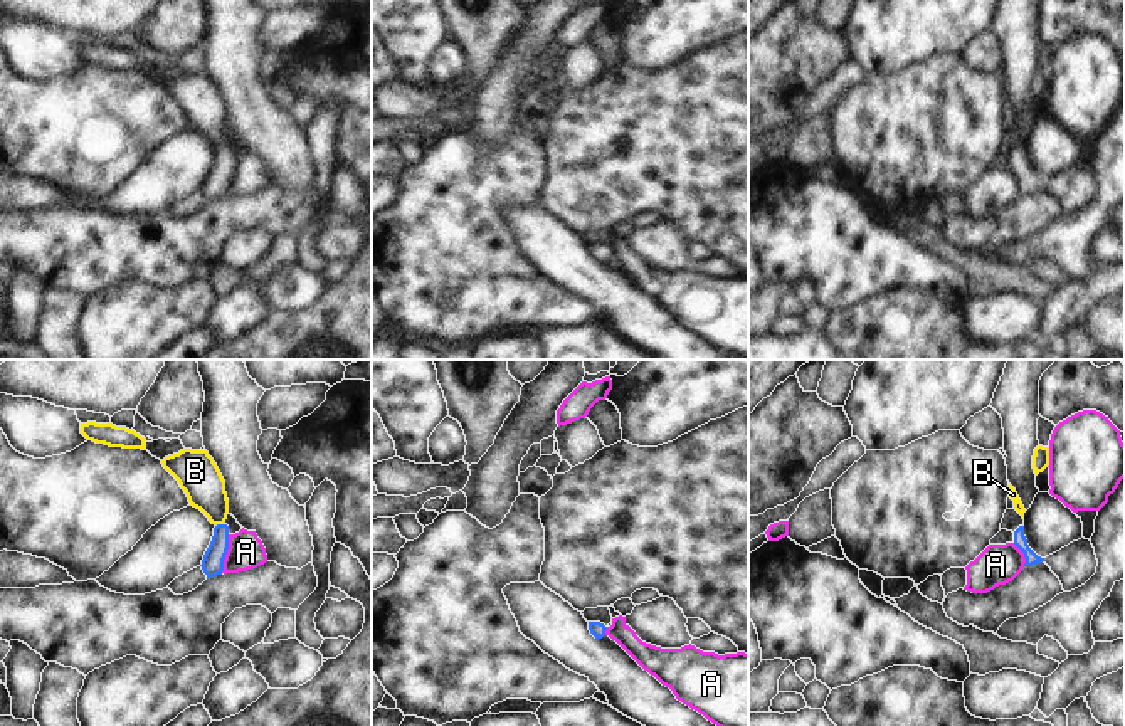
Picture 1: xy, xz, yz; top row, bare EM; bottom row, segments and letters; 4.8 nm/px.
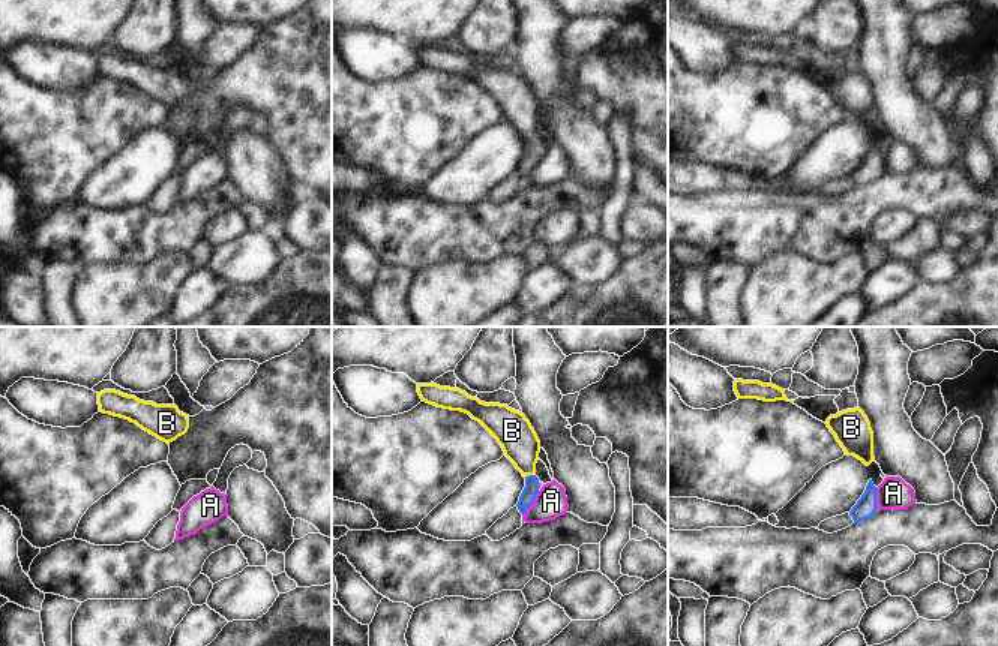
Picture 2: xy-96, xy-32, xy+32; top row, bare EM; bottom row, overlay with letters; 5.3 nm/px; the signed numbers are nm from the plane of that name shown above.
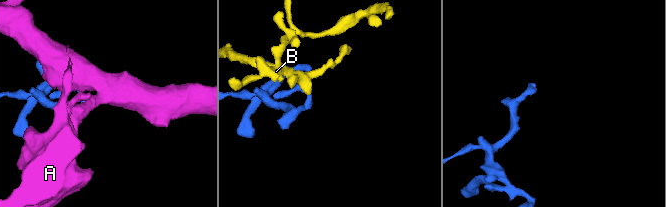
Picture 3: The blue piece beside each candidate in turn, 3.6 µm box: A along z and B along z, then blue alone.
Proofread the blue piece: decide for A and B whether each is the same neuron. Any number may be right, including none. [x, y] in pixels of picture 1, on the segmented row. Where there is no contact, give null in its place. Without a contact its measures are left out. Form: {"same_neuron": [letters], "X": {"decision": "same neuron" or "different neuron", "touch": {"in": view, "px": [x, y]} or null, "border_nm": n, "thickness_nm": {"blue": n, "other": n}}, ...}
{"same_neuron": ["B"], "A": {"decision": "different neuron", "touch": {"in": "xy", "px": [226, 553]}, "border_nm": 190, "thickness_nm": {"blue": 110, "other": 170}}, "B": {"decision": "same neuron", "touch": {"in": "xy", "px": [219, 525]}, "border_nm": 50, "thickness_nm": {"blue": 110, "other": 200}}}

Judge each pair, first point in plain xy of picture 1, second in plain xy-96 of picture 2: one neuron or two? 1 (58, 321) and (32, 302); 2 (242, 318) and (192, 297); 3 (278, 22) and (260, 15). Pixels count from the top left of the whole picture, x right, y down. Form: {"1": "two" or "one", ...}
{"1": "two", "2": "one", "3": "two"}

